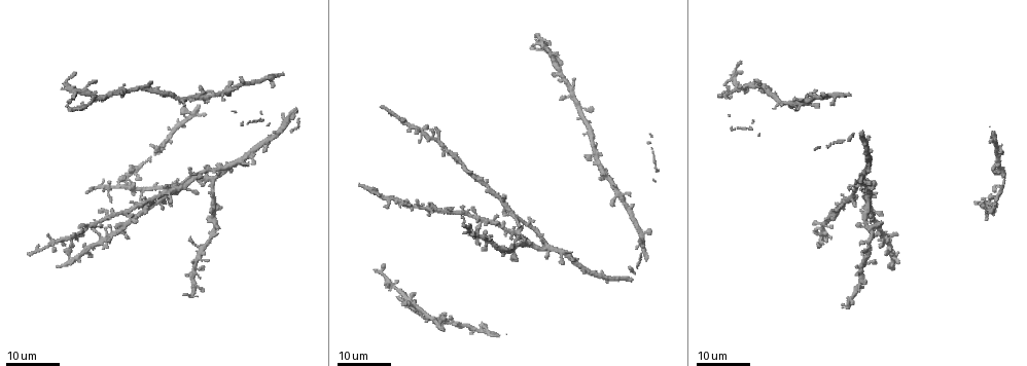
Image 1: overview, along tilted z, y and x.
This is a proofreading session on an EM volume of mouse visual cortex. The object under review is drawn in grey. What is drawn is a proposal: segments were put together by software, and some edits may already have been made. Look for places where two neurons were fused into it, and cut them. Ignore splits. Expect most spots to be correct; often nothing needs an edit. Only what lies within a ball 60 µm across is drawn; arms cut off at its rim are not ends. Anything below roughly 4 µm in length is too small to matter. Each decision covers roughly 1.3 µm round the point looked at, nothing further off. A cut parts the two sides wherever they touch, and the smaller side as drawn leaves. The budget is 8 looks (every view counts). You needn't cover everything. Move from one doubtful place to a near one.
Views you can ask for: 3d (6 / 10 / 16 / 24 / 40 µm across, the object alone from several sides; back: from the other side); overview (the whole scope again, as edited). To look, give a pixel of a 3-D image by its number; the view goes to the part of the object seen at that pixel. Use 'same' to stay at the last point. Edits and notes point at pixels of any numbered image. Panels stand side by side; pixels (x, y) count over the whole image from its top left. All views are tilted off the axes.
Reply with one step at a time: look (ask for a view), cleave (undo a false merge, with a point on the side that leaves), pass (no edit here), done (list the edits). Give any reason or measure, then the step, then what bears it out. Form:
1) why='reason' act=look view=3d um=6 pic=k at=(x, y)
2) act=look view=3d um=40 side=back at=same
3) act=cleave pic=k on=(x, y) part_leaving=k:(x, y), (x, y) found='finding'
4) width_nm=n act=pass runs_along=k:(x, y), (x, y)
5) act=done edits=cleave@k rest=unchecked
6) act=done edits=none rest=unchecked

why='four arms meet' act=look view=3d um=24 pic=1 at=(553, 60)

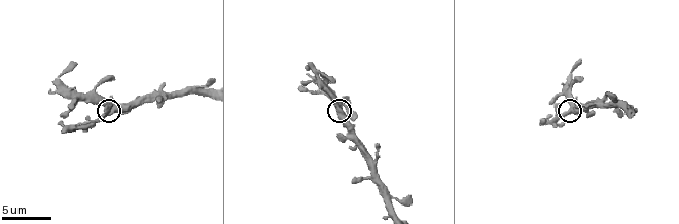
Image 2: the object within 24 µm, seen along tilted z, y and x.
act=look view=3d um=6 pic=2 at=(339, 113)

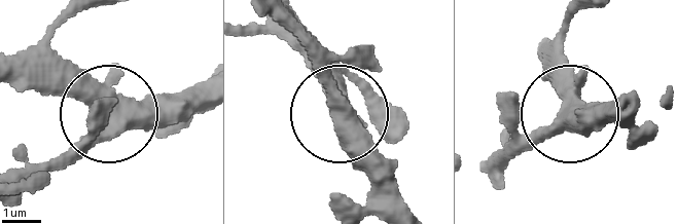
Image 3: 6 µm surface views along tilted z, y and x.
width_nm=430 act=pass runs_along=3:(407, 207), (336, 107), (328, 69), (309, 45) found='one neuron here'

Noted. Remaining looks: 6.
act=look view=3d um=16 pic=1 at=(541, 248)

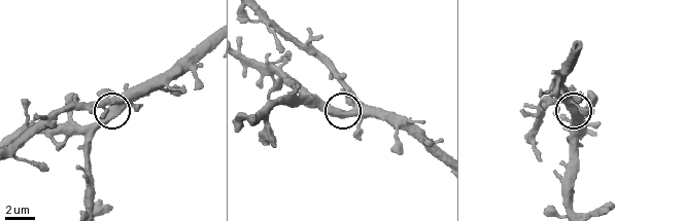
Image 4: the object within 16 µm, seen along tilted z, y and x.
act=look view=3d um=10 pic=4 at=(114, 105)

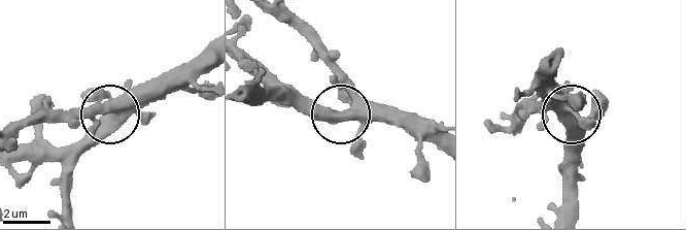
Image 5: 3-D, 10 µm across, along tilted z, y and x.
width_nm=460 act=pass runs_along=5:(341, 116), (401, 116) found='all the same neuron'

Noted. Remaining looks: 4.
why='four or more arms meet' act=look view=3d um=16 pic=1 at=(231, 91)

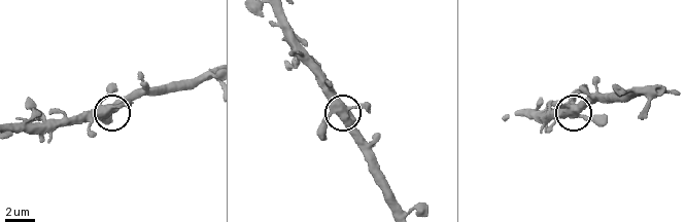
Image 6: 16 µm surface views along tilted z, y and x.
act=look view=3d um=6 pic=6 at=(344, 109)

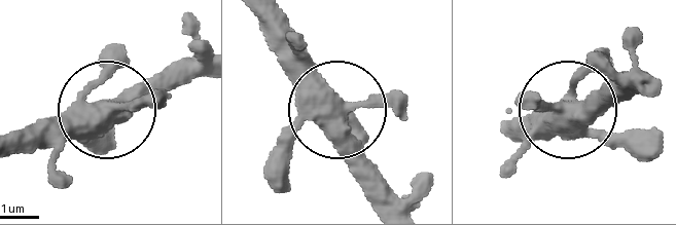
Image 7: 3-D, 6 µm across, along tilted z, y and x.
side_arm_um=20 act=pass found='continuous, no second neuron'

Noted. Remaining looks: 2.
why='arms part here' act=look view=3d um=16 pic=1 at=(101, 239)

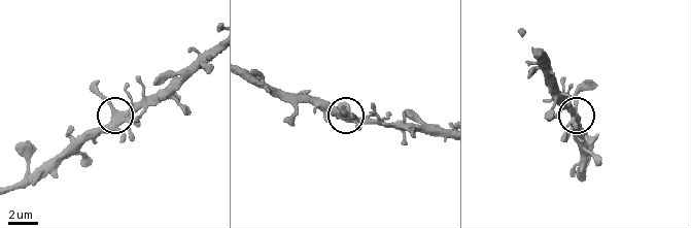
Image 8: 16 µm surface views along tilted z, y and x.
act=look view=3d um=6 pic=8 at=(115, 115)

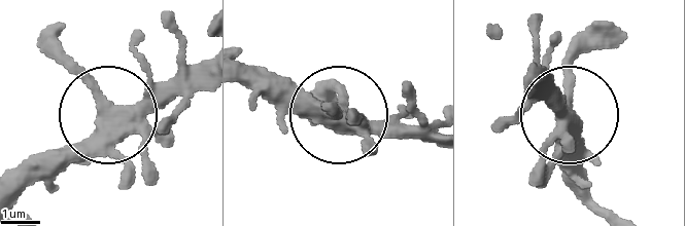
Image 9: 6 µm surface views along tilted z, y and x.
width_nm=330 act=pass runs_along=9:(199, 66), (110, 118), (28, 184) found='one neuron here'

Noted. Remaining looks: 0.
act=done edits=none rest=unchecked

